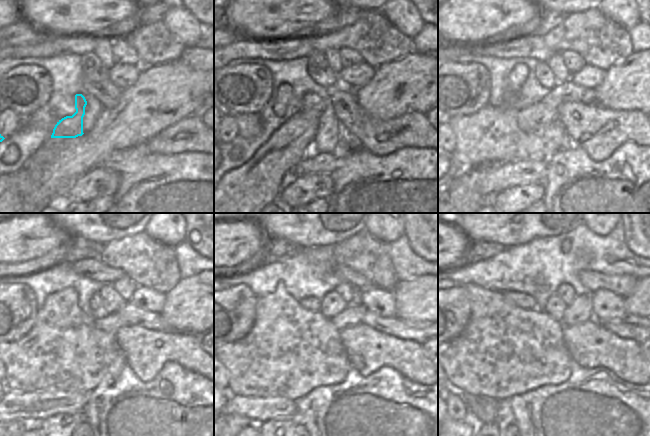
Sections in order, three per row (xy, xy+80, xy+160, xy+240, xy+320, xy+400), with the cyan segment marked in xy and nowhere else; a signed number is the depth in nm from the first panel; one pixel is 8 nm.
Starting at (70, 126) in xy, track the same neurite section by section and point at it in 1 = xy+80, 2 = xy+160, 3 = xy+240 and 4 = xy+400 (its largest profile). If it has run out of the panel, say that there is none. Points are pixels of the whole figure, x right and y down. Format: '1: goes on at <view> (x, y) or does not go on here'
1: goes on at xy+80 (312, 105)
2: goes on at xy+160 (568, 91)
3: goes on at xy+240 (133, 316)
4: goes on at xy+400 (635, 328)

